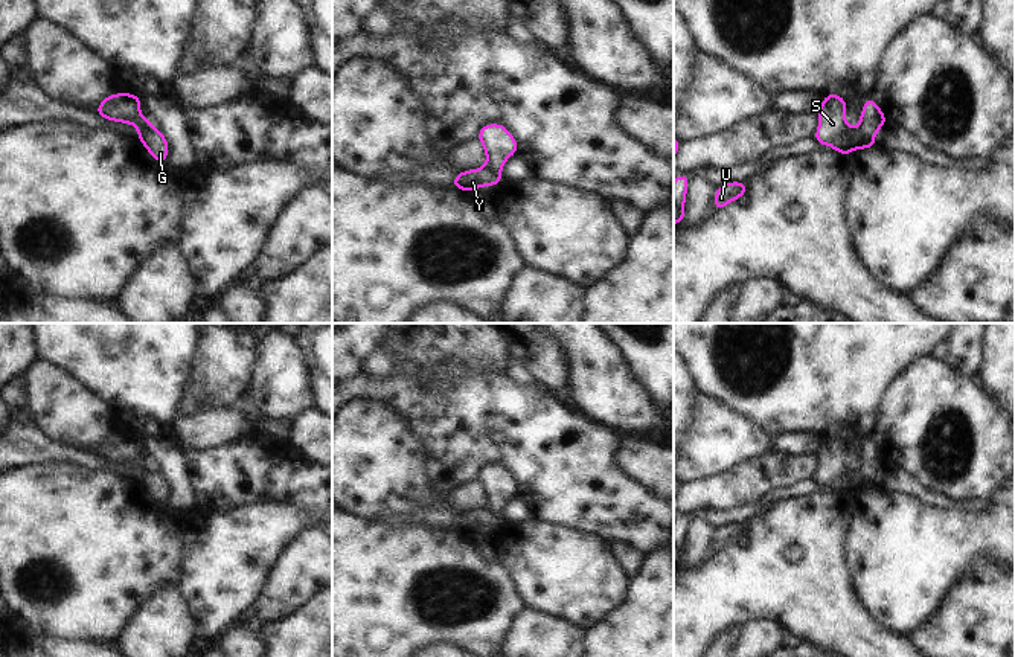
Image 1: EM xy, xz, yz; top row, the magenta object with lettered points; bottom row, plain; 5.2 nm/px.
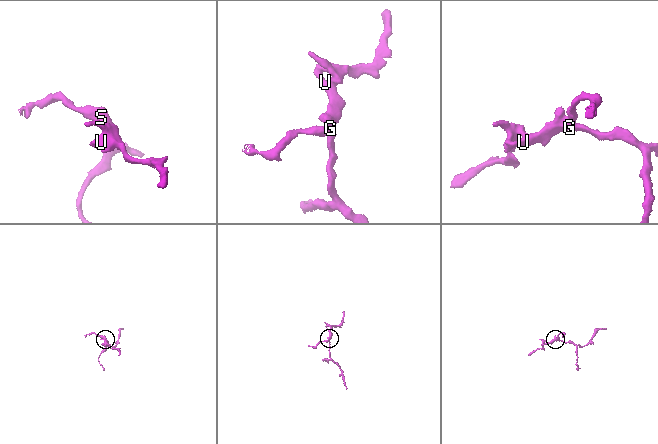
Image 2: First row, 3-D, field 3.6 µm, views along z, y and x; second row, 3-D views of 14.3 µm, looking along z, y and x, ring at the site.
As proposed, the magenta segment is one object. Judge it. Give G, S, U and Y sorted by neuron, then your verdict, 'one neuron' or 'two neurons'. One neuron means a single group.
G S U / Y; two neurons

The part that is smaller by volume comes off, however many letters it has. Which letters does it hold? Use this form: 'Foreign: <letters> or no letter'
Foreign: Y

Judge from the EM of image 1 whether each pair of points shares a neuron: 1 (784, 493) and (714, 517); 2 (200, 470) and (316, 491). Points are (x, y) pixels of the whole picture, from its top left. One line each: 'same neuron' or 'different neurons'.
1: same neuron
2: same neuron

